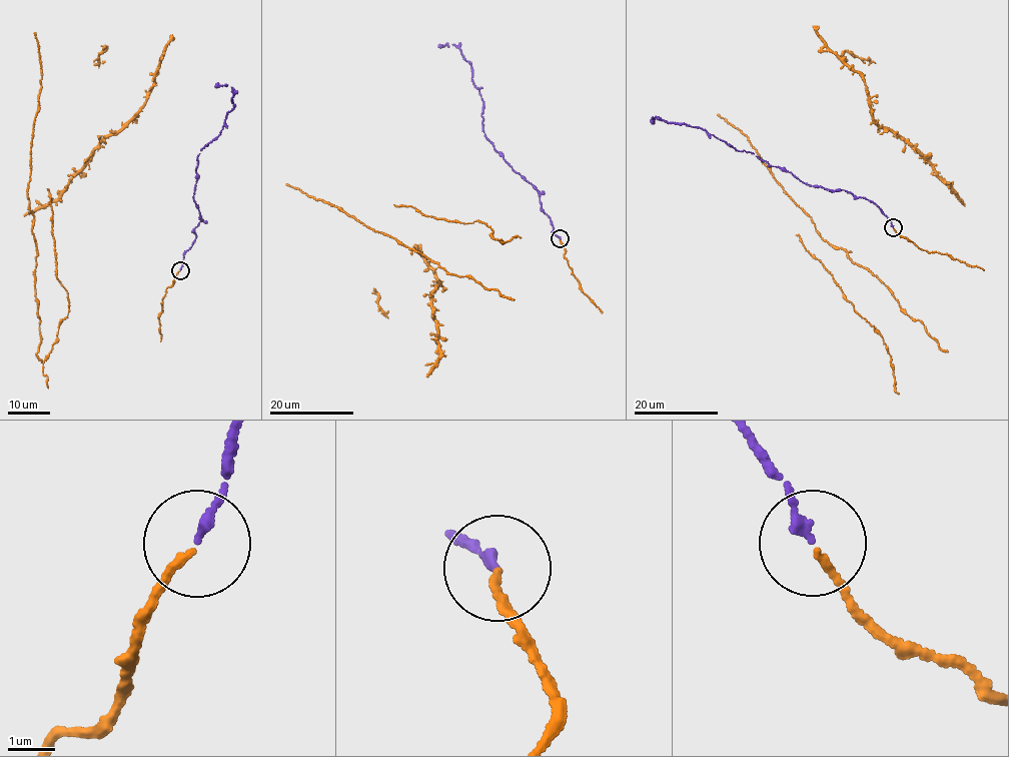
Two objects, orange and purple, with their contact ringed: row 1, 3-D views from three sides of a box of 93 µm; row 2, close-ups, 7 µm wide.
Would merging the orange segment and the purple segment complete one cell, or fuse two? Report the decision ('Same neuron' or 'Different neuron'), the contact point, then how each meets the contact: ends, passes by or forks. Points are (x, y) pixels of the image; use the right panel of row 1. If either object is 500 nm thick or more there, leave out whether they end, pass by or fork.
Same neuron. Place: (893, 227). At the ring orange ends. At the ring purple ends

